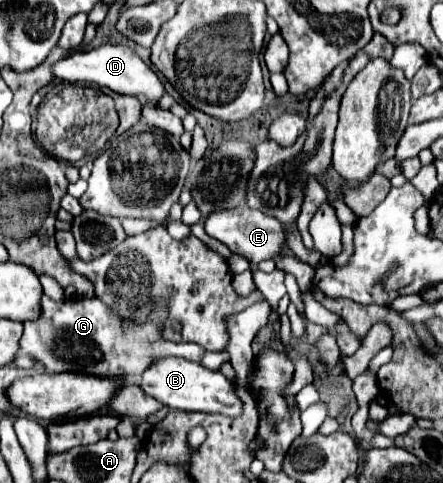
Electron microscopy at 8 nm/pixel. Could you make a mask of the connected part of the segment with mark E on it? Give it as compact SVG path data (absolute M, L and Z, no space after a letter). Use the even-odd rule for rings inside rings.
M247 206L211 212L203 220L203 228L211 238L225 244L233 254L245 256L253 266L257 266L263 260L275 258L285 250L285 230L283 230L281 222L271 218L271 216L265 216L259 210L251 210Z

